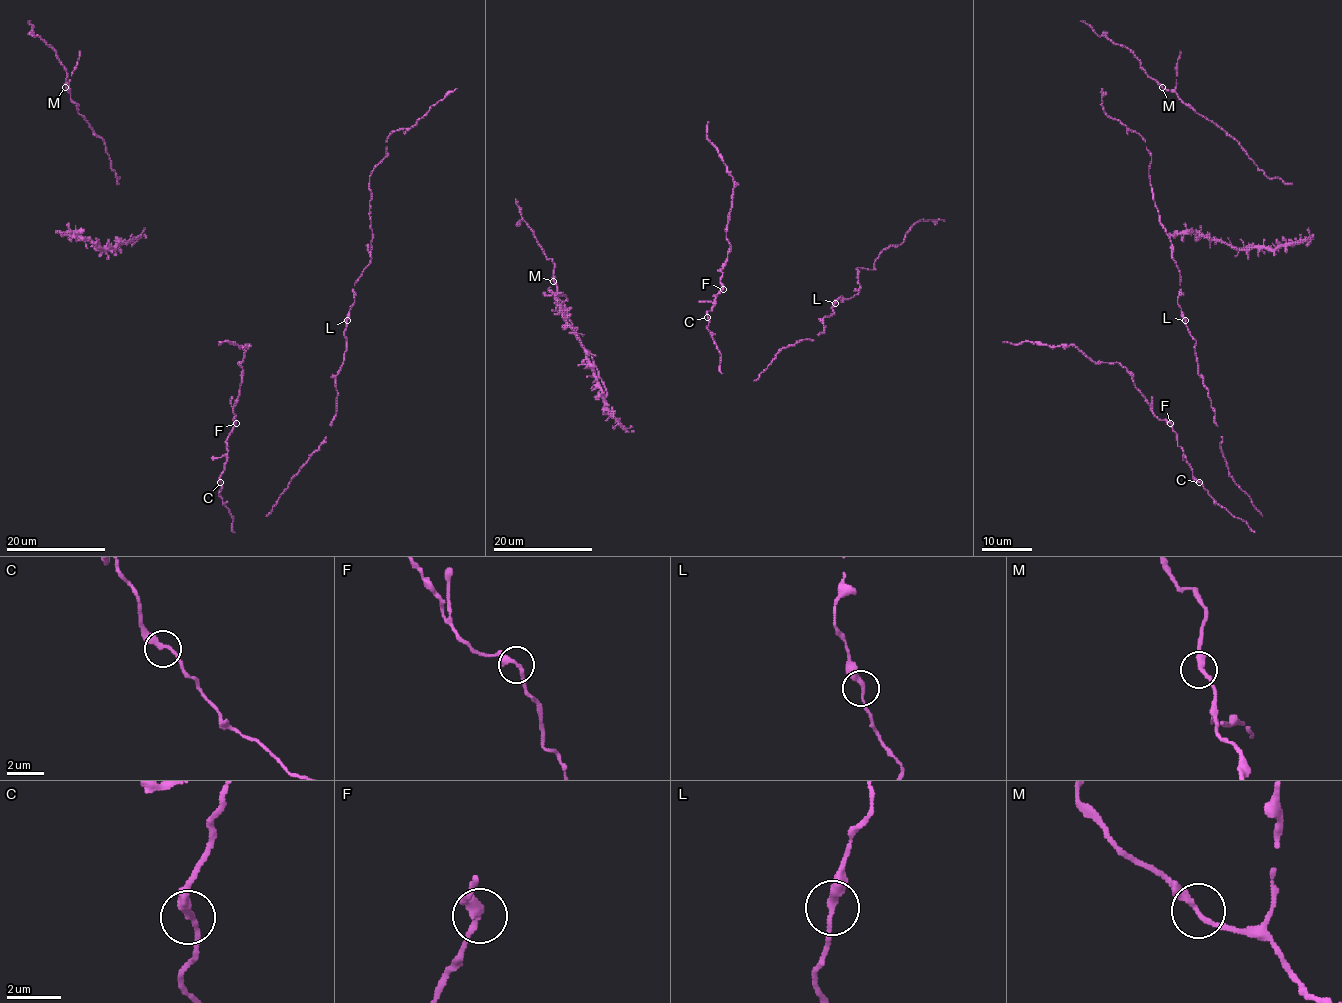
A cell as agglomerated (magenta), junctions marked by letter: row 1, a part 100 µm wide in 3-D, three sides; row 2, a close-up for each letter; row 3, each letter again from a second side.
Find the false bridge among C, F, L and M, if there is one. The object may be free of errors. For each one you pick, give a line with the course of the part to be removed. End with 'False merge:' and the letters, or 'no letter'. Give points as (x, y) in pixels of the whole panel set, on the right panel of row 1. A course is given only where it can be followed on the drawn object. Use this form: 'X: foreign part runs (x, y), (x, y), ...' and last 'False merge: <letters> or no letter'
False merge: no letter

